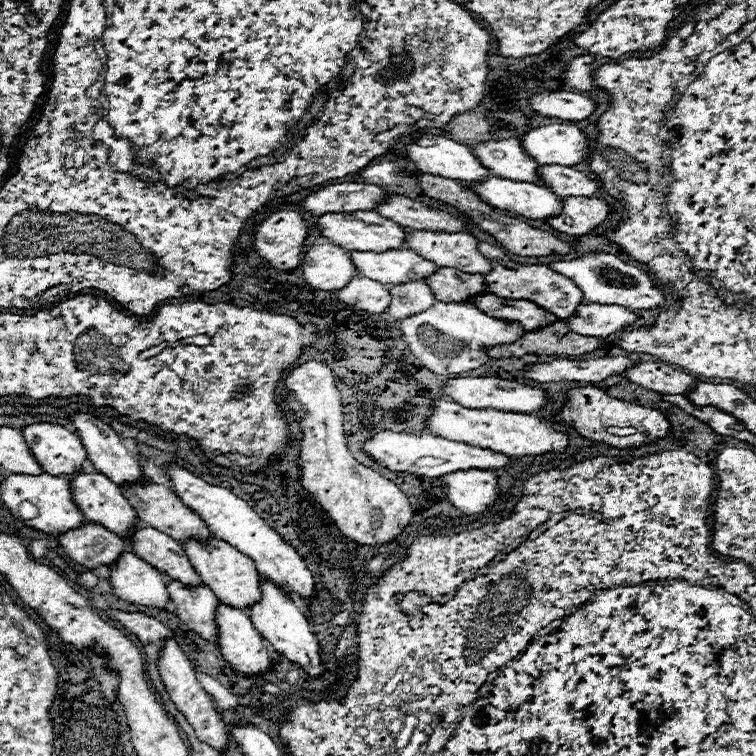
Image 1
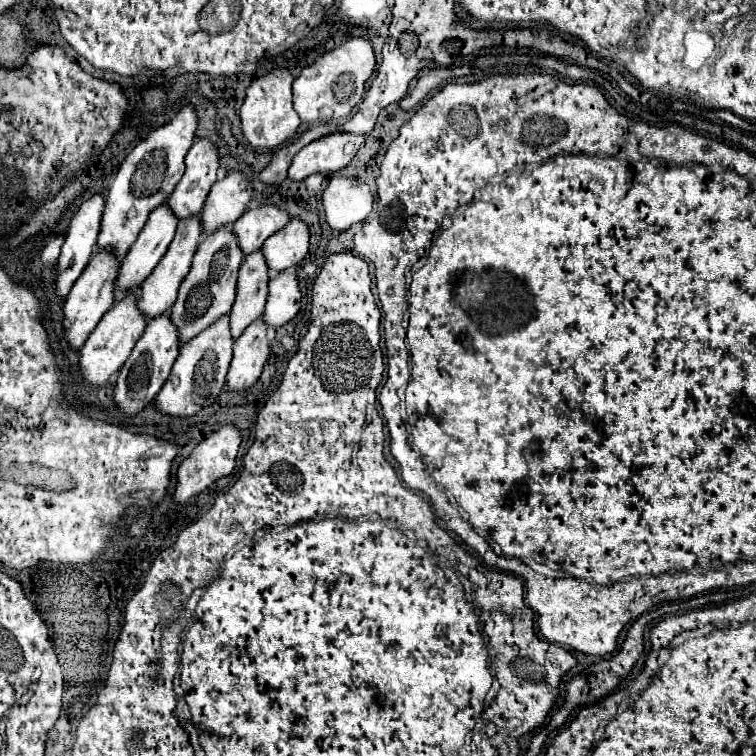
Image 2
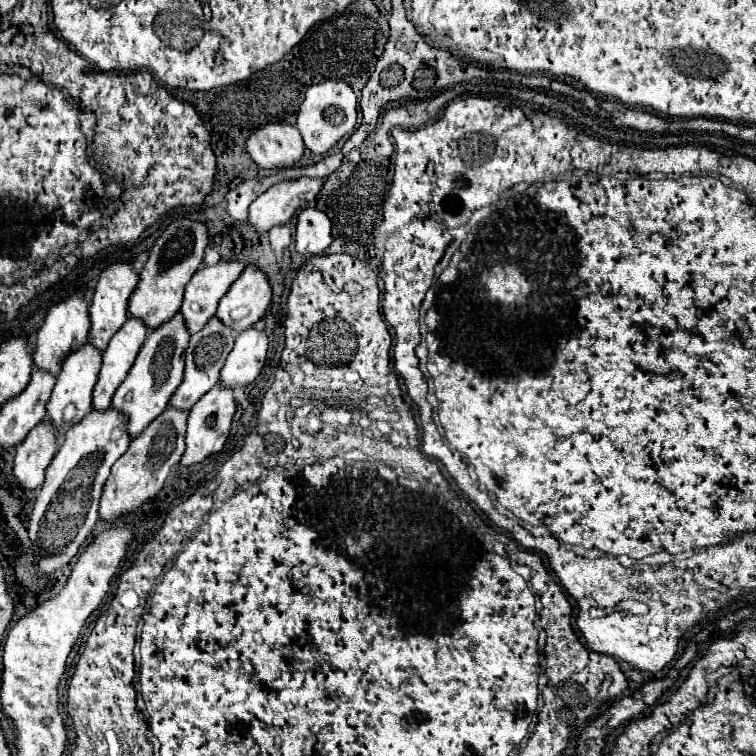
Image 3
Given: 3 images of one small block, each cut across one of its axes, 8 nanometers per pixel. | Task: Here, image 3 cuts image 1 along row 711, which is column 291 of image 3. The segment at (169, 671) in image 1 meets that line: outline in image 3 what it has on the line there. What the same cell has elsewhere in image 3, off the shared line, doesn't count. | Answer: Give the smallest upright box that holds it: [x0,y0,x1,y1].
[248,176,324,232]

